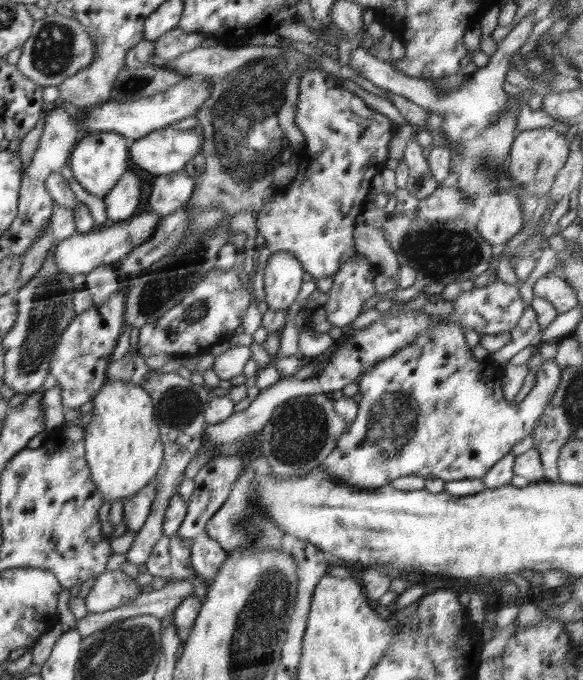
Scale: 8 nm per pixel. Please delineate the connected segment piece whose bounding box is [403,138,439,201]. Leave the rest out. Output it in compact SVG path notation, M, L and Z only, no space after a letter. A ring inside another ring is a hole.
M416 138L408 141L404 150L403 160L408 165L408 184L405 189L418 201L430 196L439 187L439 182L432 180L426 153L427 150L420 146Z

